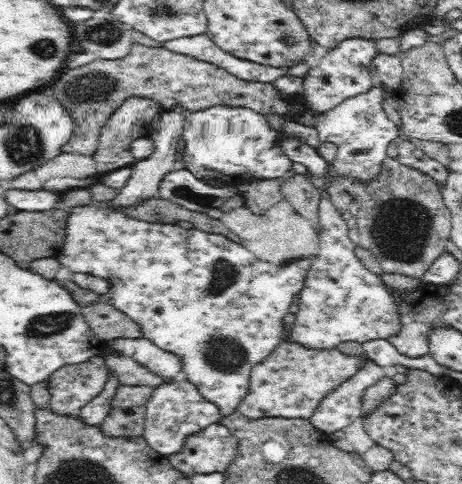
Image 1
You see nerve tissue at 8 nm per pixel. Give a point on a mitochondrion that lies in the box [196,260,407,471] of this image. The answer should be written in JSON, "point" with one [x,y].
{"point":[225,354]}

